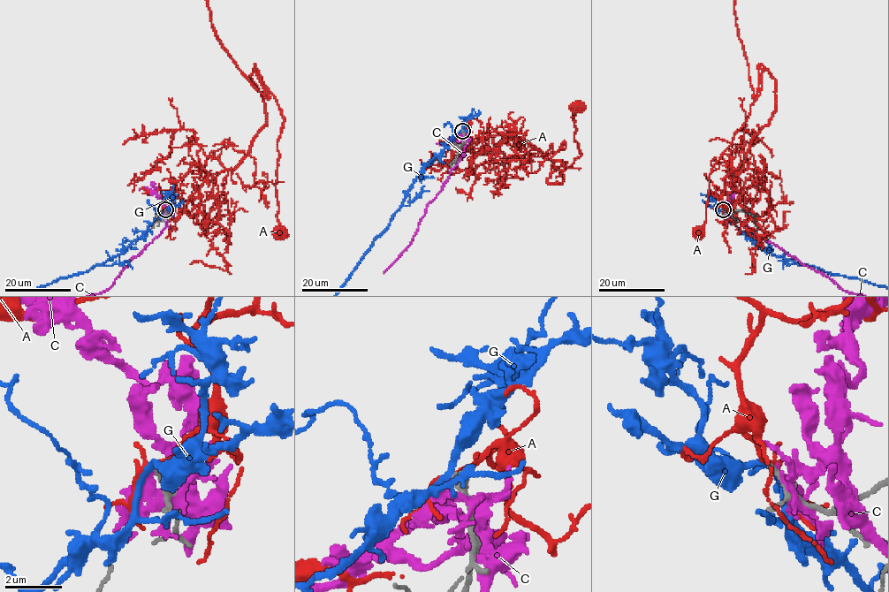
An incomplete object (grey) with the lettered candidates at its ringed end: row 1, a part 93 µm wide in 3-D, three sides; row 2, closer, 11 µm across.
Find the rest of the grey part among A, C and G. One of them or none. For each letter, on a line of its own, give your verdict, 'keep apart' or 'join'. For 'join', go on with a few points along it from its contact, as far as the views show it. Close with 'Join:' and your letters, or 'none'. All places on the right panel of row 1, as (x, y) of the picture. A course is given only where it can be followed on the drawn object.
A: keep apart
C: keep apart
G: keep apart
Join: none

